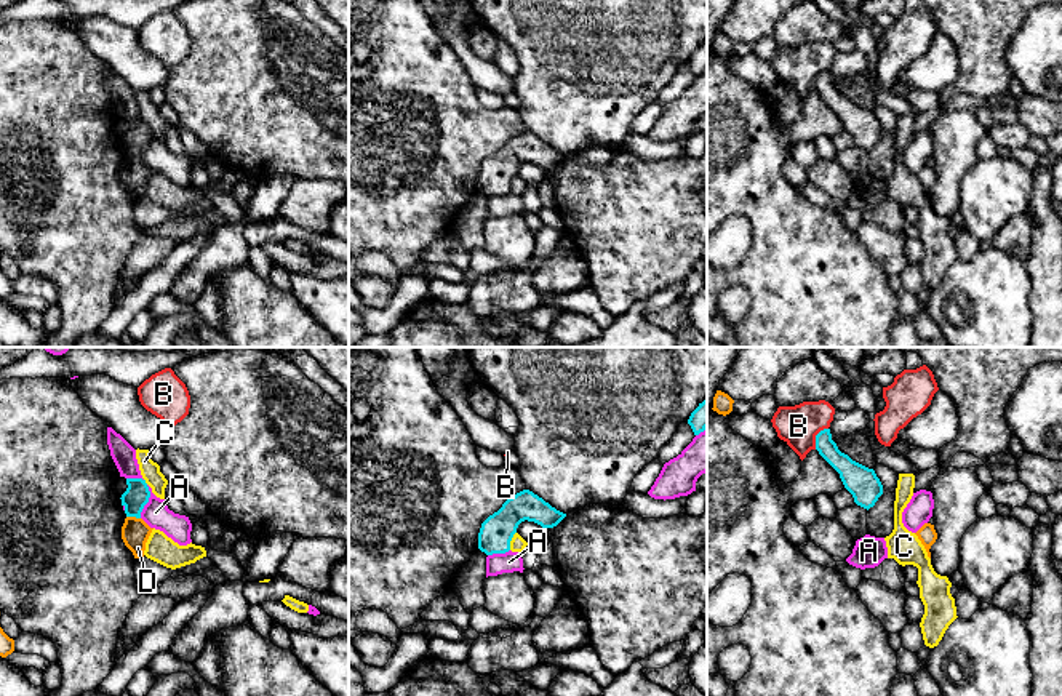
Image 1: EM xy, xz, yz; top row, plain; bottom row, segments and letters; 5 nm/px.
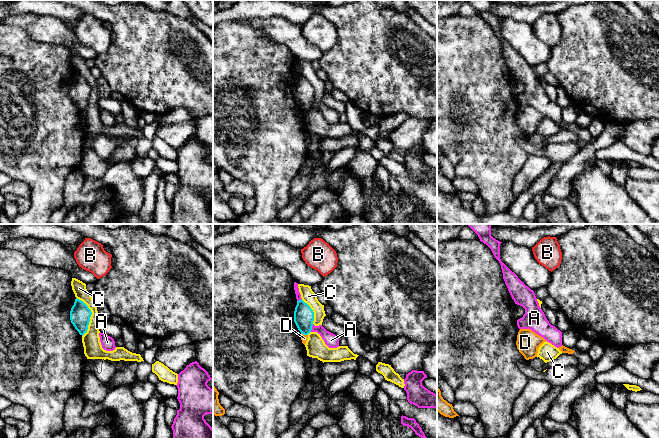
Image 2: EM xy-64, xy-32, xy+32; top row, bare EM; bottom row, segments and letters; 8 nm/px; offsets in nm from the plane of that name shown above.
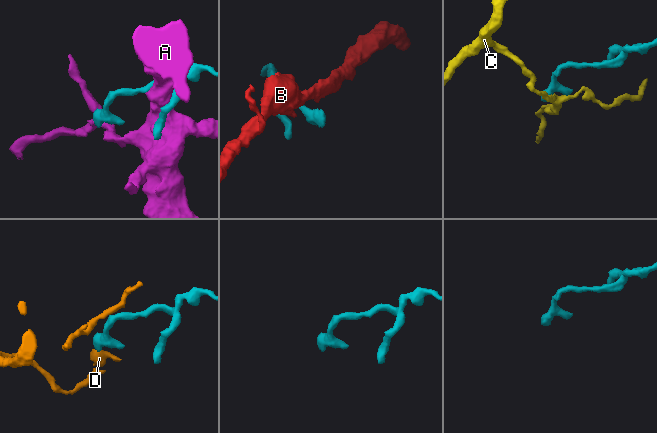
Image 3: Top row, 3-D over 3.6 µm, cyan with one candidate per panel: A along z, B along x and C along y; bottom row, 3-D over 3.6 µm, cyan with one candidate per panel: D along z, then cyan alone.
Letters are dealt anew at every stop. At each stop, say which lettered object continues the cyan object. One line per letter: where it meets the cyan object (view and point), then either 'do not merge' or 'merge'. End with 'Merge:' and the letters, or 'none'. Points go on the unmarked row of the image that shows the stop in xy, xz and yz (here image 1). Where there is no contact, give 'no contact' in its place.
A: meets cyan in xy at (147, 143); do not merge
B: meets cyan in yz at (816, 79); do not merge
C: meets cyan in xz at (511, 181); do not merge
D: meets cyan in xy at (133, 157); do not merge
Merge: none

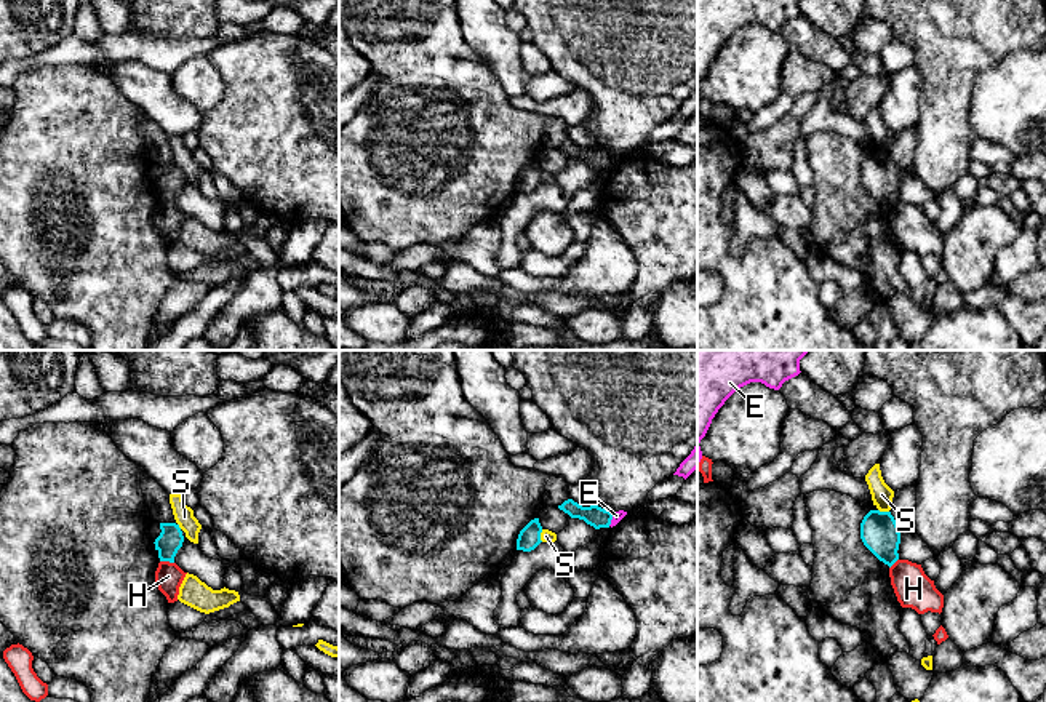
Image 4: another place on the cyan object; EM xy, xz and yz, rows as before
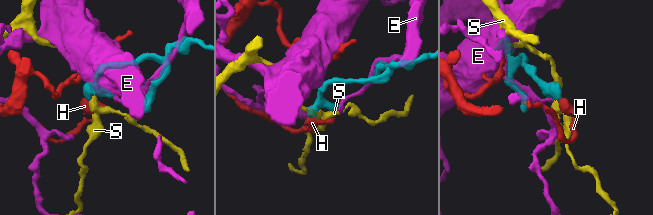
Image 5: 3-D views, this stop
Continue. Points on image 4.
E: meets cyan in xz at (611, 160); do not merge
H: meets cyan in xy at (167, 202); do not merge
S: meets cyan in xz at (539, 178); do not merge
Merge: none

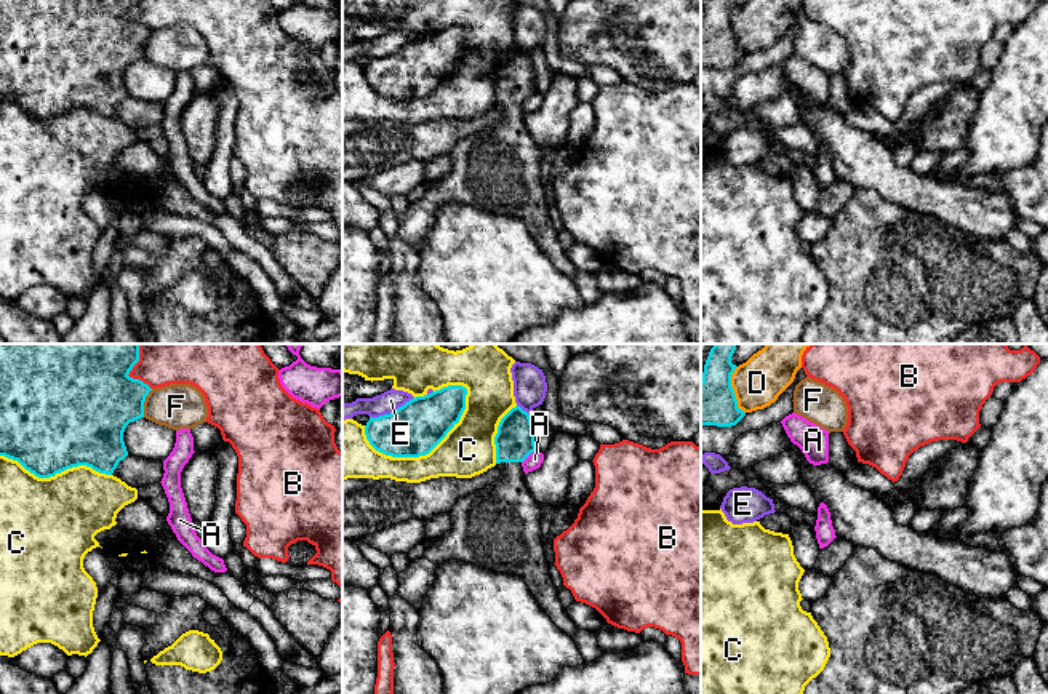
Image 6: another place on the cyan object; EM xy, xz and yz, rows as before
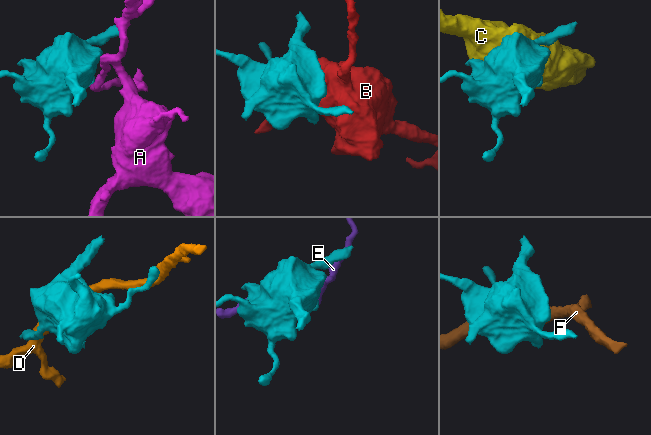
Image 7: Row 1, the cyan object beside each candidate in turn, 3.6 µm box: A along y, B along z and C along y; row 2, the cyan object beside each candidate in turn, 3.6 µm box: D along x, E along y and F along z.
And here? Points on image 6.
A: meets cyan in xz at (528, 96); do not merge
B: meets cyan in xy at (132, 19); do not merge
C: meets cyan in xz at (426, 95); do not merge
D: meets cyan in yz at (733, 32); do not merge
E: meets cyan in xz at (391, 55); do not merge
F: meets cyan in xy at (143, 45); do not merge
Merge: none

